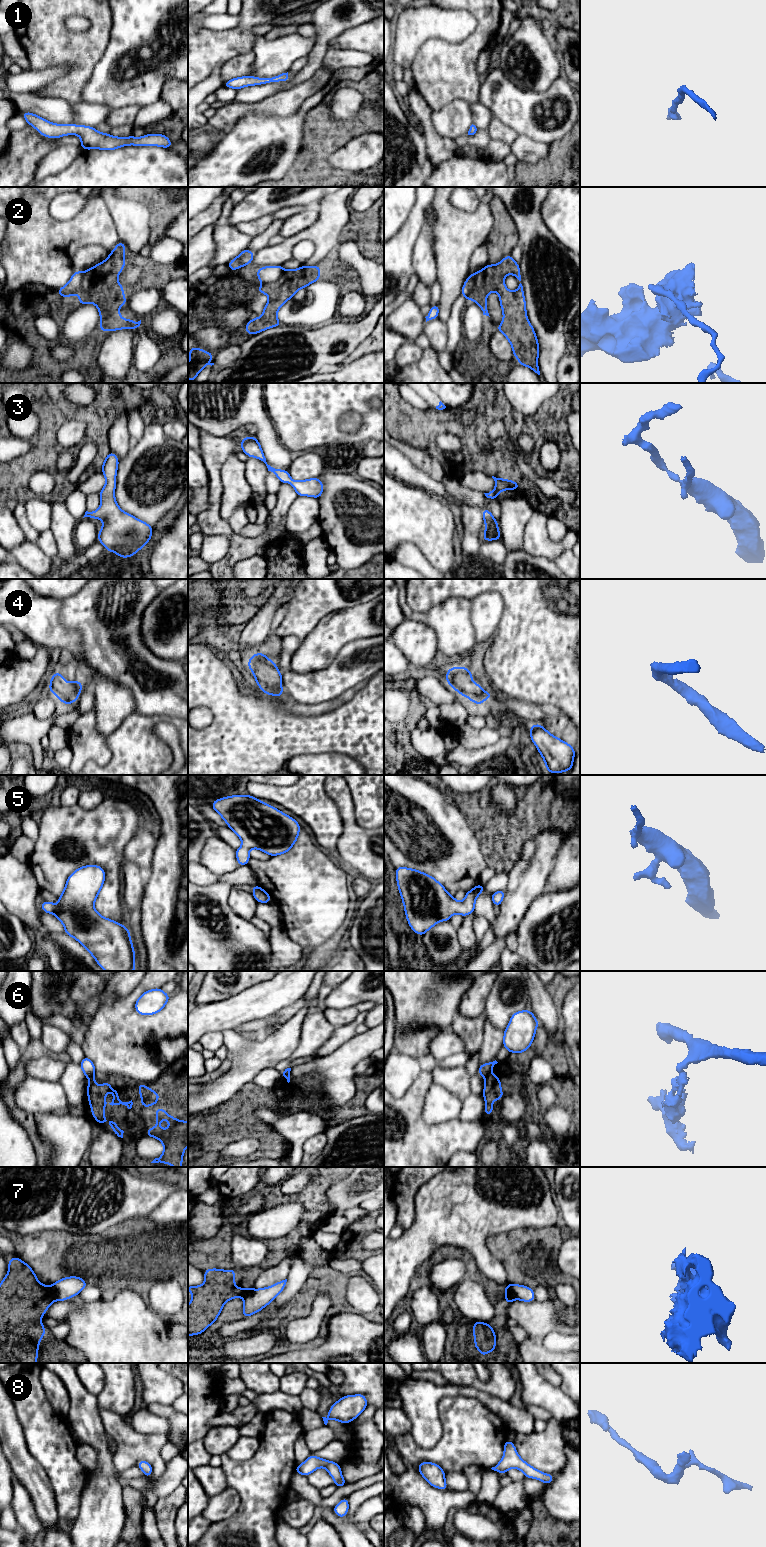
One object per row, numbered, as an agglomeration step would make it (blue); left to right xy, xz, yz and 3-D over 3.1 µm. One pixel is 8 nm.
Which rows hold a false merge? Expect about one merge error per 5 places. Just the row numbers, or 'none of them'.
2, 6, 7

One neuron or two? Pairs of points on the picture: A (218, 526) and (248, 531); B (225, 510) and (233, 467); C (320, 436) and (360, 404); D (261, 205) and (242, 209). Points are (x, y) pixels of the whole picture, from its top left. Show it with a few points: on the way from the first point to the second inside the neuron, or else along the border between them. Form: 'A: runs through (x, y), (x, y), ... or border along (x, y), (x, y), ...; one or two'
A: border along (262, 532), (253, 537), (243, 537), (236, 534); two
B: runs through (232, 499), (233, 478); one
C: runs through (325, 424), (345, 404), (348, 404); one
D: runs through (256, 205), (247, 209); one

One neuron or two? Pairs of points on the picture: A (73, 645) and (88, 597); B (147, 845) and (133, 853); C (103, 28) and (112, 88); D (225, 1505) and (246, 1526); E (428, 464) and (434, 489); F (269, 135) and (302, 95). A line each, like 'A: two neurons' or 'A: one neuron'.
A: two neurons
B: one neuron
C: two neurons
D: two neurons
E: two neurons
F: two neurons

